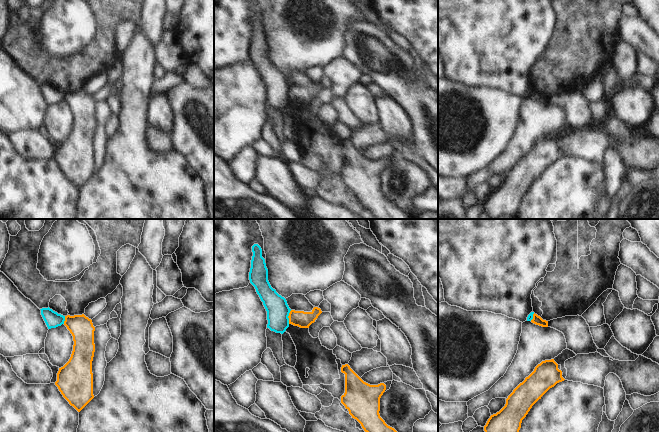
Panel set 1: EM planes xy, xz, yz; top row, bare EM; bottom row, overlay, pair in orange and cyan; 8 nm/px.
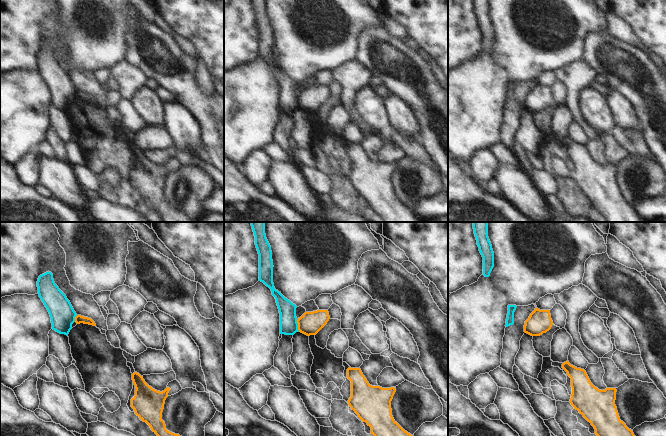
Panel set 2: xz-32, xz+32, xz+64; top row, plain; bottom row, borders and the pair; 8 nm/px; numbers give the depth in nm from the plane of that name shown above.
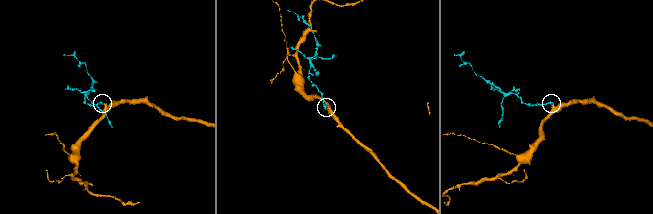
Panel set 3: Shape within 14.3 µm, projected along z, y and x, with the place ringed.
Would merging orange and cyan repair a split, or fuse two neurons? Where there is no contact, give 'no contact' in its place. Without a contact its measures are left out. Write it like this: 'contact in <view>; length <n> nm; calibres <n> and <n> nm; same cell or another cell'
contact in xz; length 110 nm; calibres 130 and 180 nm; another cell

